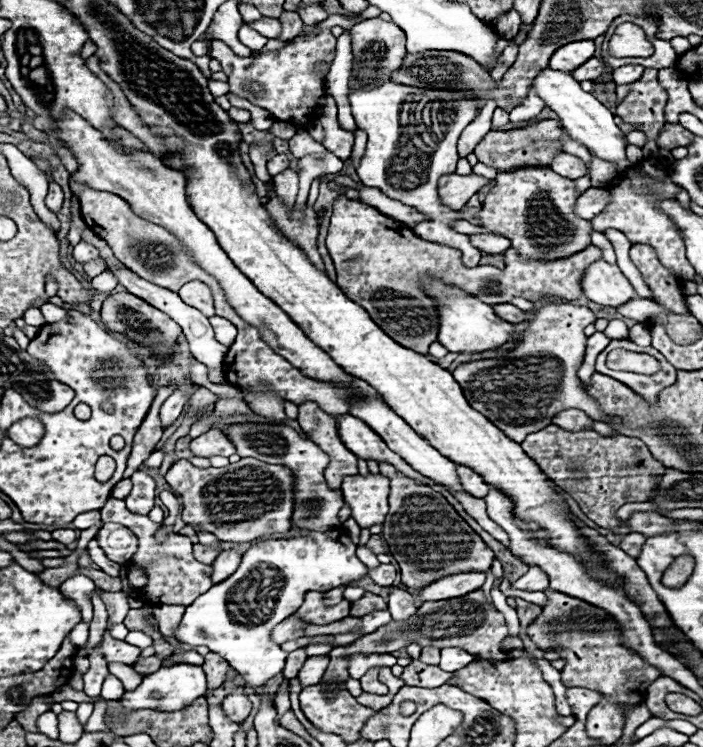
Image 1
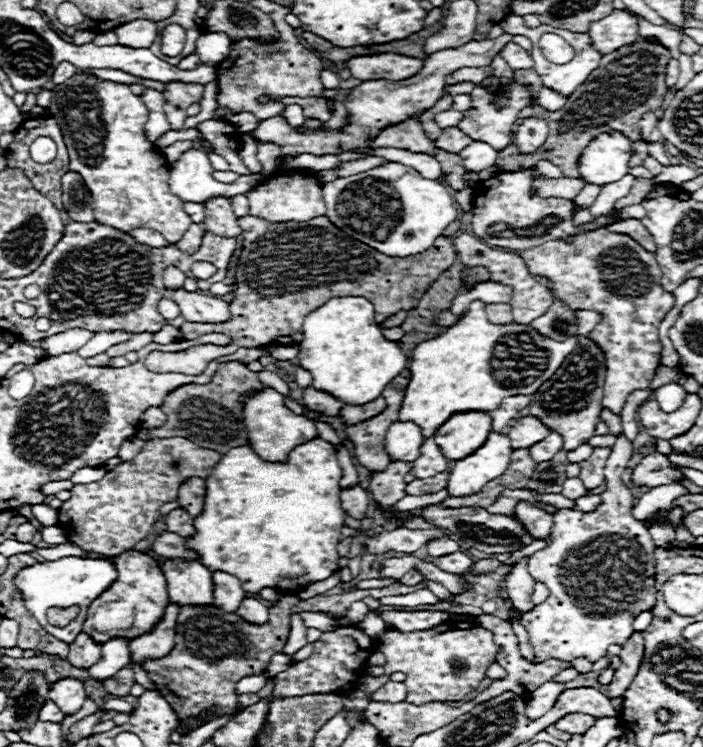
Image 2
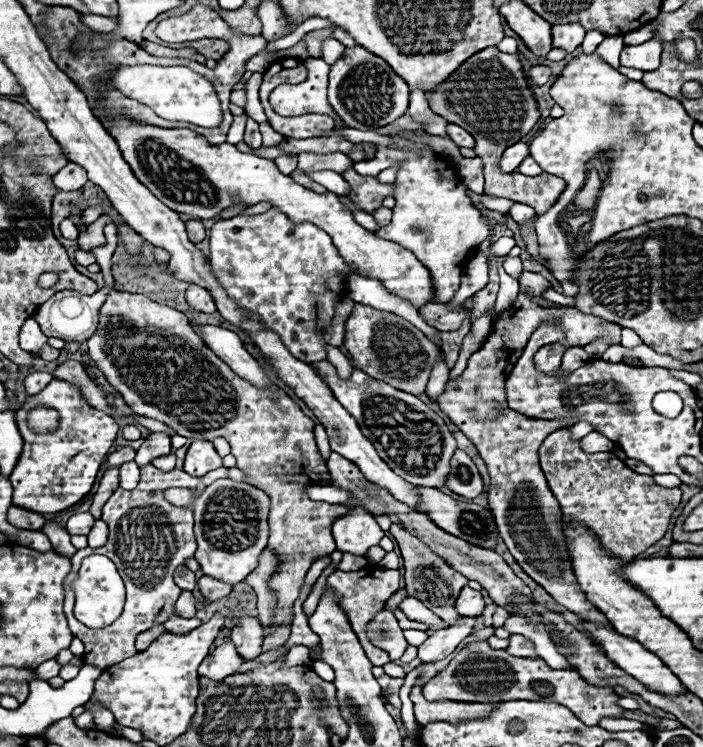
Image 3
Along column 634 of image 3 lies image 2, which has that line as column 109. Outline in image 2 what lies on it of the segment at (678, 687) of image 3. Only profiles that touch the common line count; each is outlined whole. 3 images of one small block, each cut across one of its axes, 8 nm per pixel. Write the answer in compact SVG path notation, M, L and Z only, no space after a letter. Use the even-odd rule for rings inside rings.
M108 640L102 644L102 658L88 668L88 676L104 682L112 678L118 670L130 666L130 652L128 652L128 640Z

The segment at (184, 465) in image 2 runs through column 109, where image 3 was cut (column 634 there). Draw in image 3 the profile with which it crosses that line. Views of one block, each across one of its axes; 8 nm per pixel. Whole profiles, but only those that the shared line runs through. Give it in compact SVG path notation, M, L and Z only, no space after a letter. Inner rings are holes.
M566 428L548 434L538 458L548 486L562 506L564 520L588 528L610 556L624 562L634 560L666 534L672 512L680 504L680 488L656 486L652 476L636 474L612 452L582 452L580 442L572 442Z

